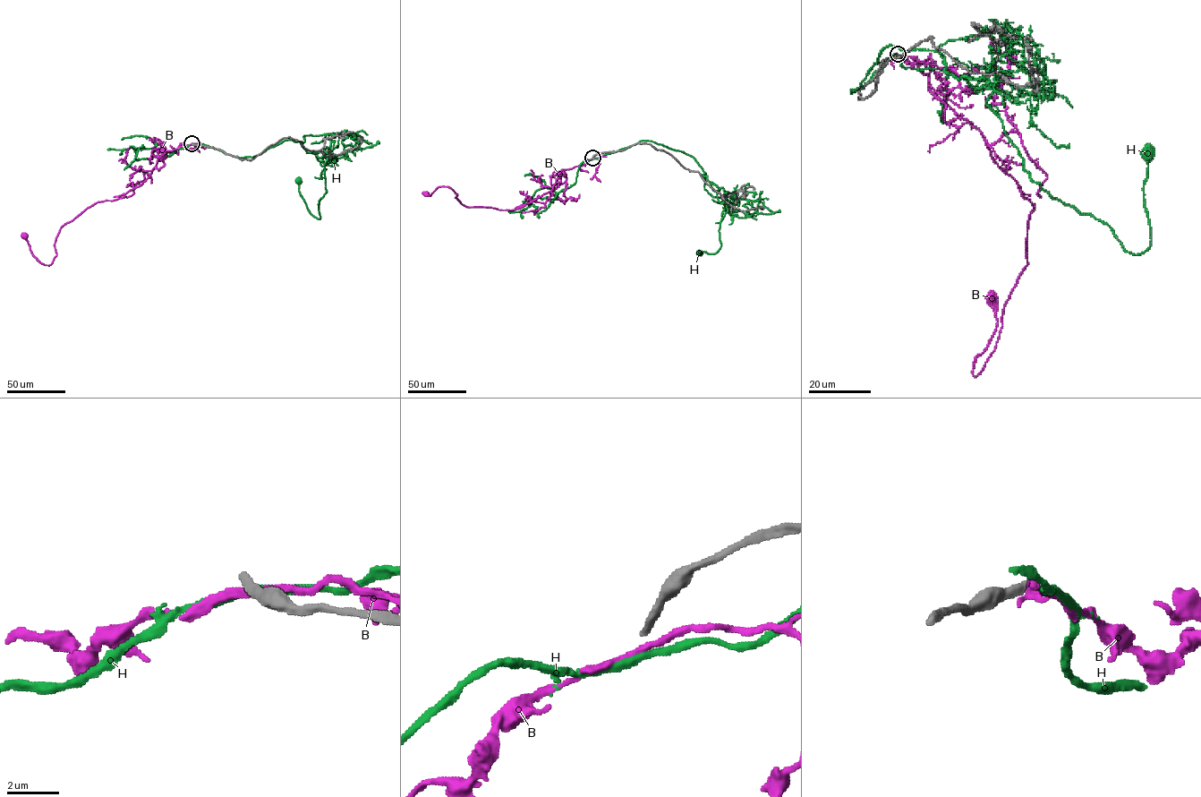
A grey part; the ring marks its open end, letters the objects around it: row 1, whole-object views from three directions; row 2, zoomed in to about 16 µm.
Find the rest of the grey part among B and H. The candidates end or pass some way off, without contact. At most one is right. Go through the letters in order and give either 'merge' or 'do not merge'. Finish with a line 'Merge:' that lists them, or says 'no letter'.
B: do not merge
H: do not merge
Merge: no letter

